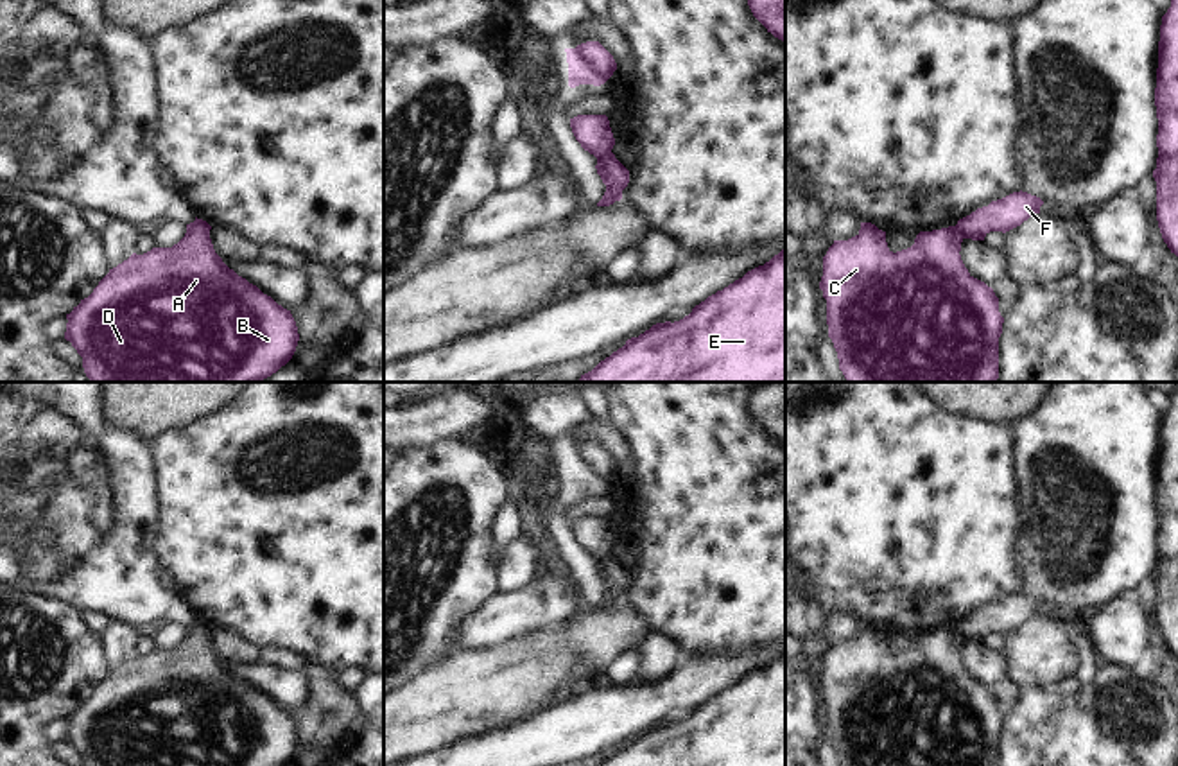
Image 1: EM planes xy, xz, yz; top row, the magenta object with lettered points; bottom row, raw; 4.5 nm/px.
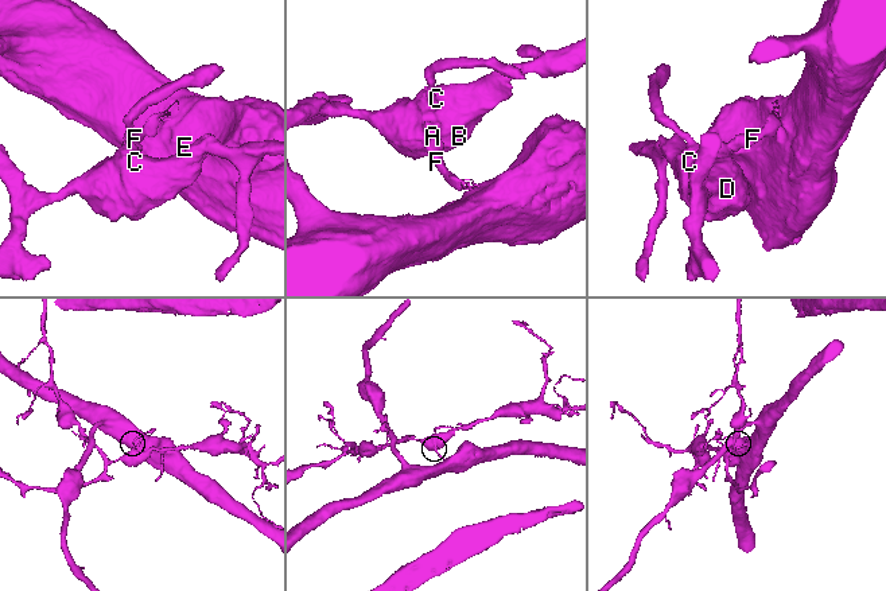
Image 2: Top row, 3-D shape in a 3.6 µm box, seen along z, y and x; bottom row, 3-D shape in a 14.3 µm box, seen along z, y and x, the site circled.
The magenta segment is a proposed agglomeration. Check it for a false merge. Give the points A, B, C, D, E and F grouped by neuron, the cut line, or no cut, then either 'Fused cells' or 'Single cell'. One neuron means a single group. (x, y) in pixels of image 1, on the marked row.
Groups: A B C D E / F. Split along xz (610, 151), (596, 156). Fused cells

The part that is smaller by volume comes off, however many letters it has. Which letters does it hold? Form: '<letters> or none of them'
F

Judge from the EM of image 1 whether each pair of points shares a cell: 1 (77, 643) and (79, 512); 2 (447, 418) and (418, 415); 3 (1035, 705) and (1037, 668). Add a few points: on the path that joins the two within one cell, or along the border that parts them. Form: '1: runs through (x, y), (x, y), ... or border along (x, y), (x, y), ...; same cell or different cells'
1: border along (38, 596), (63, 600), (79, 614); different cells
2: runs through (440, 417), (425, 417); same cell
3: border along (1051, 687), (1022, 689); different cells

